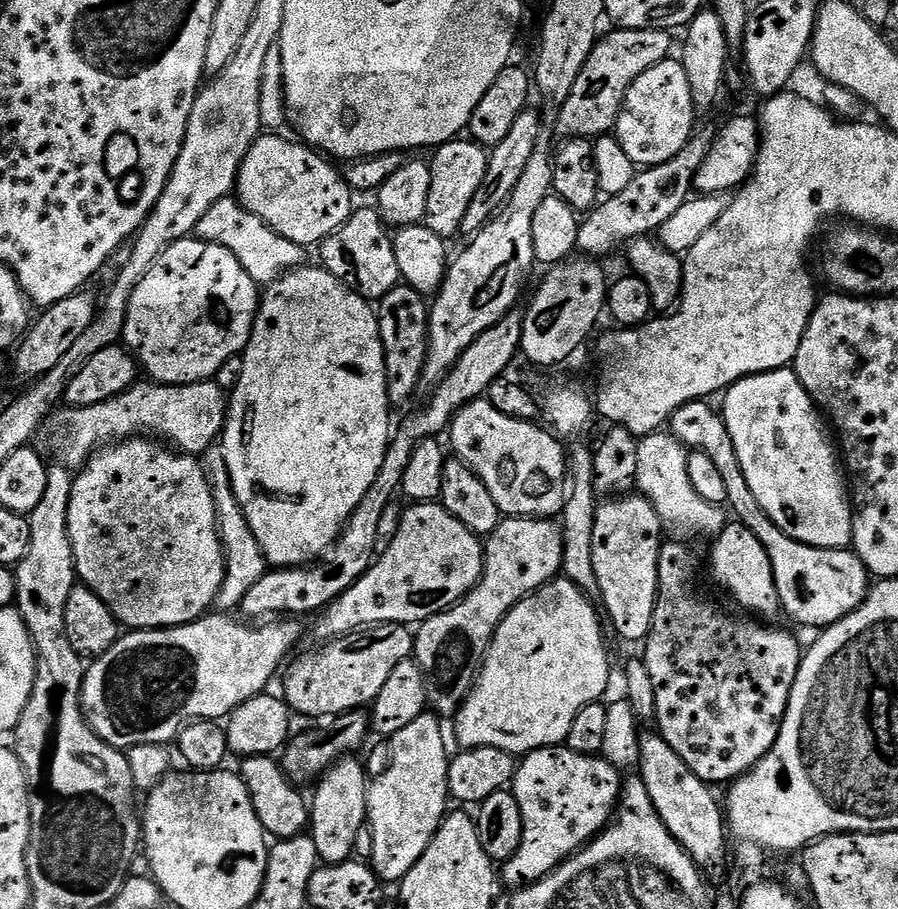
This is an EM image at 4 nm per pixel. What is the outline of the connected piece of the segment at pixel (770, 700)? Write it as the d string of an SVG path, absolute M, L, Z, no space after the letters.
M672 538L669 544L667 541L660 545L660 553L658 554L658 594L656 595L654 622L650 626L648 639L643 641L642 644L642 648L644 648L642 659L646 670L650 674L650 682L654 682L654 702L656 703L656 719L654 724L660 733L660 737L672 747L674 754L678 754L678 758L682 758L682 762L686 762L686 766L690 766L690 770L694 770L694 774L698 774L698 778L704 780L705 784L717 786L716 784L725 783L724 785L727 785L729 782L739 780L745 772L752 771L758 761L774 746L784 721L784 715L788 709L796 675L800 669L802 651L795 635L791 631L783 632L780 628L771 628L768 625L771 623L761 622L759 619L753 618L748 614L731 616L728 612L720 612L719 606L714 601L700 596L700 588L695 584L696 575L700 572L700 560L684 544L687 543Z

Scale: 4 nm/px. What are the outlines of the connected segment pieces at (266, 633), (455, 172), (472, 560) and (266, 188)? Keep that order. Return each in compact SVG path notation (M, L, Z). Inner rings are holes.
M205 614L193 624L177 628L125 631L114 646L106 650L106 654L95 657L87 665L80 705L84 707L84 716L98 738L121 750L143 744L168 746L180 735L186 722L223 721L234 709L242 706L242 702L261 695L267 689L264 687L271 682L272 675L281 671L292 647L300 640L301 621L296 618L276 618L251 628L248 624L239 624L232 617L235 615L212 615Z
M457 138L439 145L434 155L436 157L430 160L430 202L426 202L423 225L434 230L434 234L451 238L460 232L462 218L466 218L466 206L470 206L474 194L478 194L478 186L482 186L482 178L486 178L488 152L471 138Z
M416 502L411 506L405 507L400 517L400 525L397 527L396 535L392 537L389 548L377 555L373 565L368 569L366 574L362 574L362 578L358 578L358 582L354 582L354 586L350 586L338 597L333 604L328 605L315 617L316 620L316 636L320 642L335 640L338 636L345 636L351 632L357 632L359 628L369 624L402 624L405 626L419 626L425 620L429 620L434 614L438 614L442 610L446 610L452 604L459 602L466 593L480 581L480 575L484 569L484 546L481 537L475 536L466 526L462 526L462 522L458 522L458 518L454 518L454 514L450 514L439 502Z
M284 134L257 136L240 167L234 195L243 208L250 210L250 214L258 214L258 218L262 218L262 222L270 226L270 230L282 234L282 238L290 238L290 242L295 244L318 246L327 236L337 232L348 221L354 211L354 203L352 204L354 193L335 163L329 162L307 144L297 142L295 139L287 140L280 135Z

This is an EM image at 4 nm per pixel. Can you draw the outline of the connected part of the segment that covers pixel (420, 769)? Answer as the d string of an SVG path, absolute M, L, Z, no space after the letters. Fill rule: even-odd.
M425 710L405 729L381 739L366 760L370 777L367 823L372 836L368 860L381 883L396 884L404 879L447 815L450 752L446 750L441 724L434 712Z

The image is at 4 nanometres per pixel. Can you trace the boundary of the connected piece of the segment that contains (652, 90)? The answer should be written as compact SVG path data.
M669 58L646 70L646 74L639 76L630 86L618 114L614 135L637 166L653 168L655 164L670 162L670 158L684 149L688 139L697 131L696 119L698 113L690 98L686 70L679 59Z

